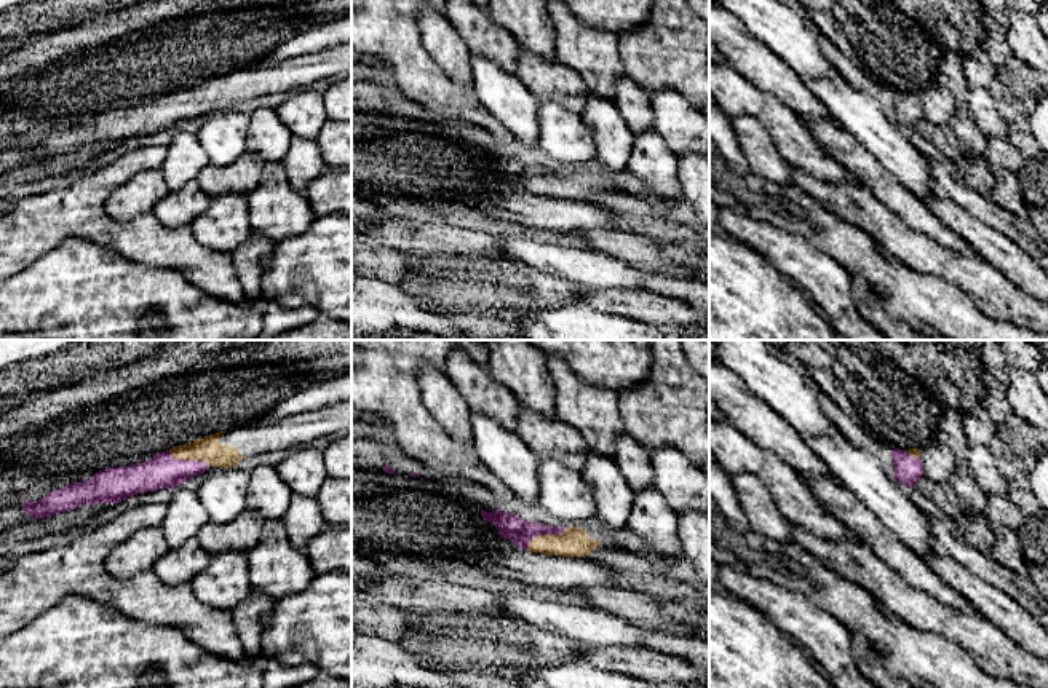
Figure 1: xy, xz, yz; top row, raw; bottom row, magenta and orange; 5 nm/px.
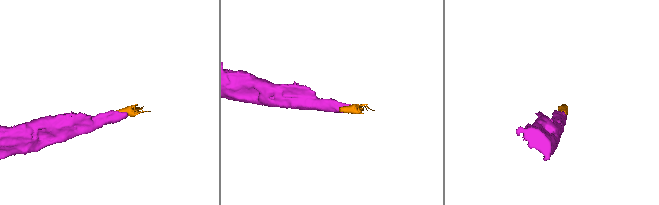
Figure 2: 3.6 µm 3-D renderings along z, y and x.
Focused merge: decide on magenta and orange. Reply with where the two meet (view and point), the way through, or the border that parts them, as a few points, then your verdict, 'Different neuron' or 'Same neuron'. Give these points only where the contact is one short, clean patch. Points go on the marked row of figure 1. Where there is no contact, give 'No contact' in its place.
Touches magenta at xy (189, 460). Path across: xy (163, 471), (189, 460), (206, 449). Same neuron

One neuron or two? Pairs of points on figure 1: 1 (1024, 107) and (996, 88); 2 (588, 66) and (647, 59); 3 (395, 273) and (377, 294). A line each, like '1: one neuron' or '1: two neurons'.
1: one neuron
2: two neurons
3: two neurons

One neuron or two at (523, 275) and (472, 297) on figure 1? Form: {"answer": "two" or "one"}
{"answer": "one"}

